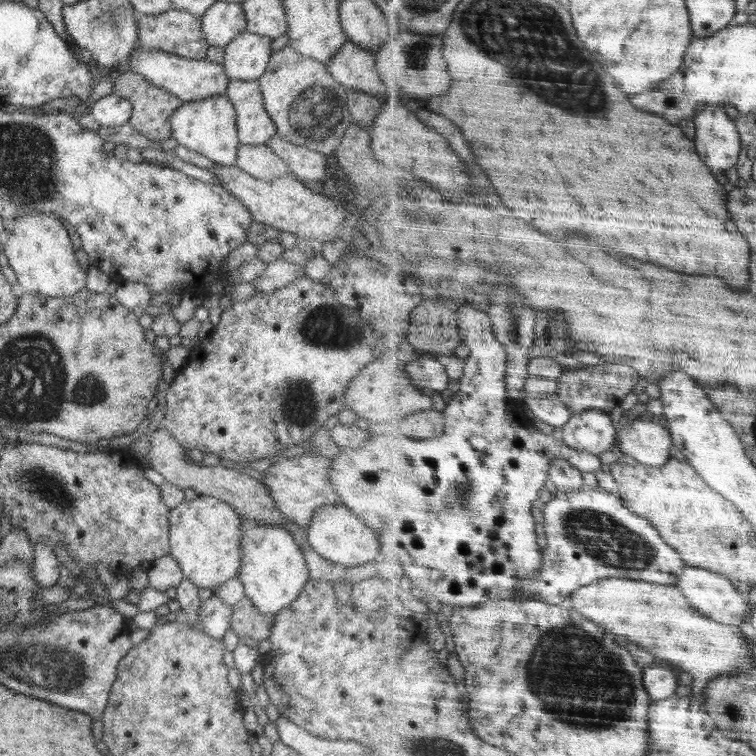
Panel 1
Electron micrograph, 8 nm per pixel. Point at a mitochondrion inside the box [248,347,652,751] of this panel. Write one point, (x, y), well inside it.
(604, 697)

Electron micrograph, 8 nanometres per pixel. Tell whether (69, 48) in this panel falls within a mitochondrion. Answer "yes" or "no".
no

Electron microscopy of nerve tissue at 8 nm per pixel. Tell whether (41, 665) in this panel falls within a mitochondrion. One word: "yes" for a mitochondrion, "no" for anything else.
yes

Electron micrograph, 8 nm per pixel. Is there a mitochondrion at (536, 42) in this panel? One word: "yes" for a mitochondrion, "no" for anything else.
yes

